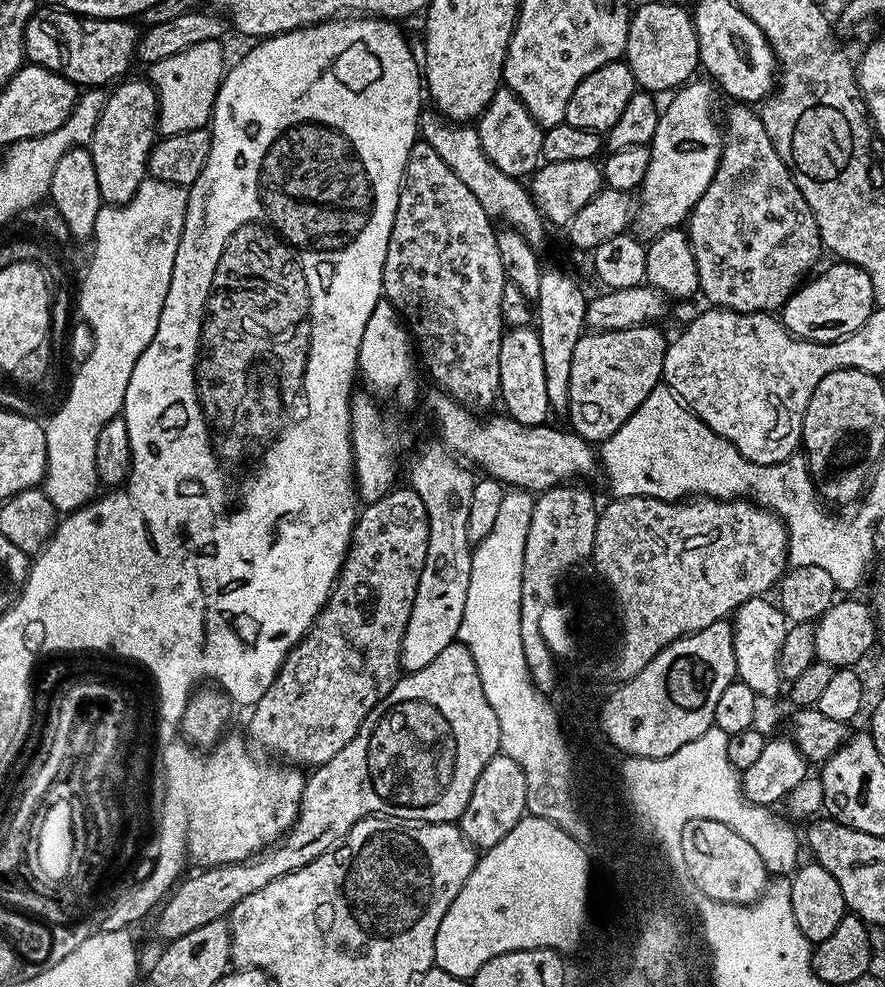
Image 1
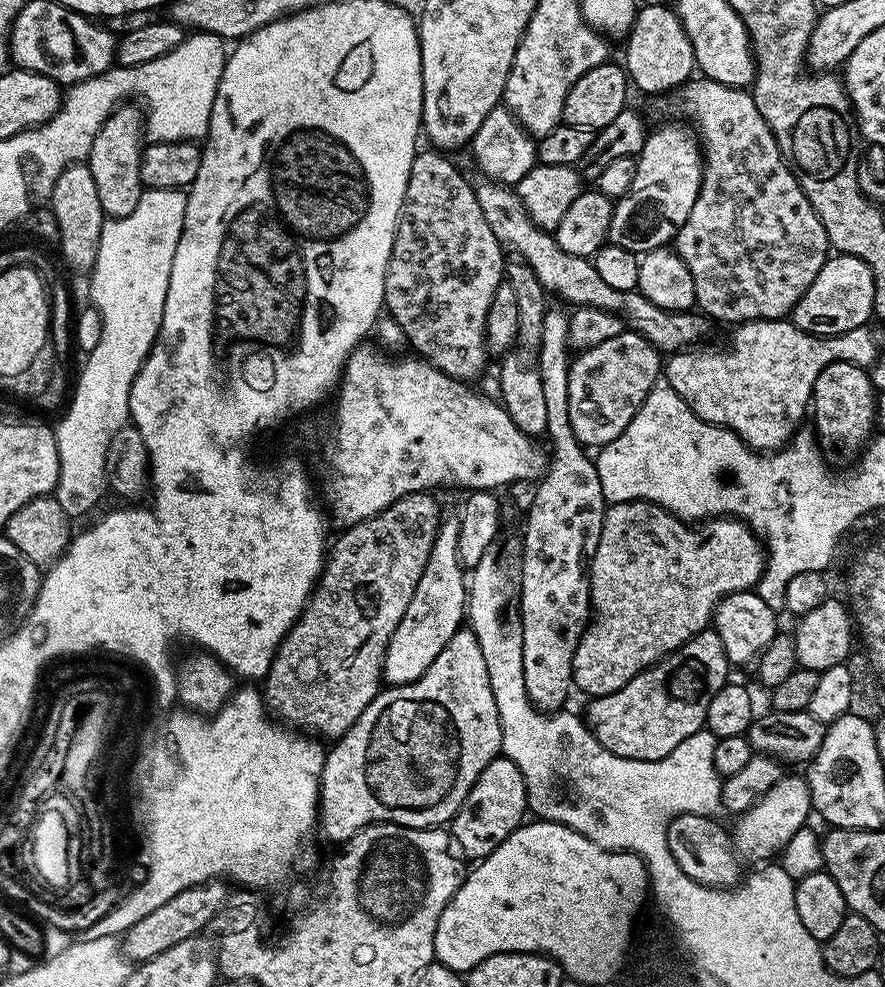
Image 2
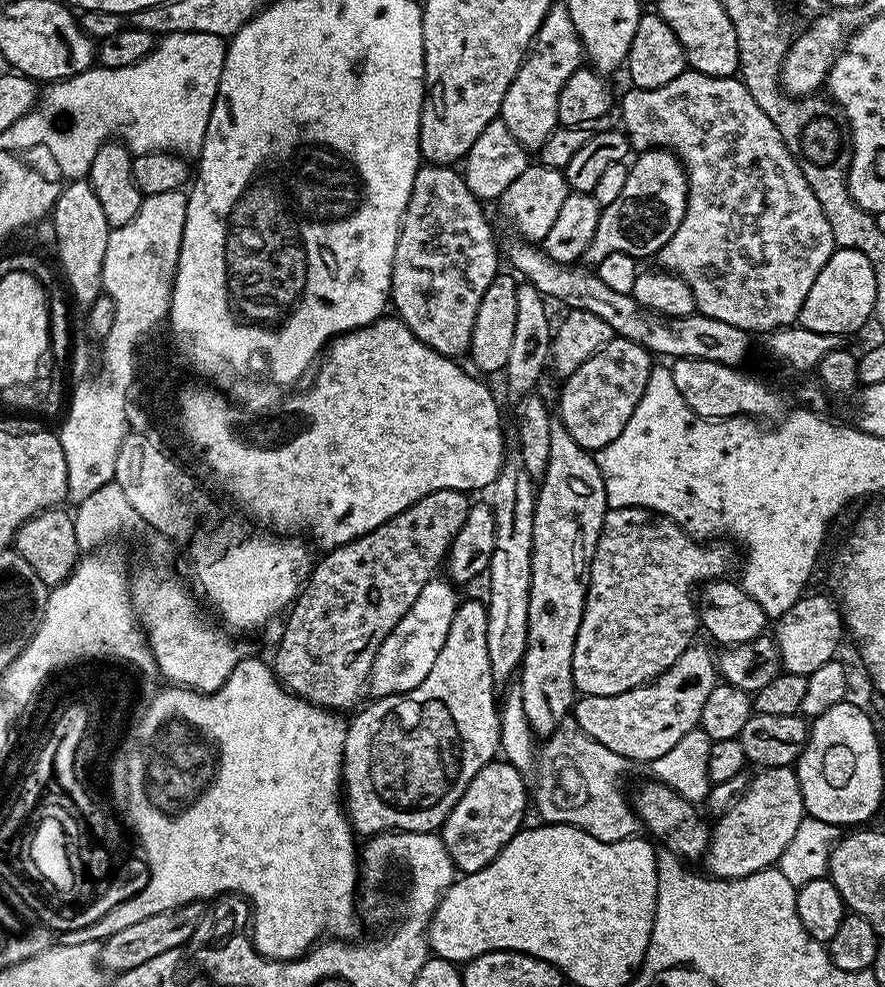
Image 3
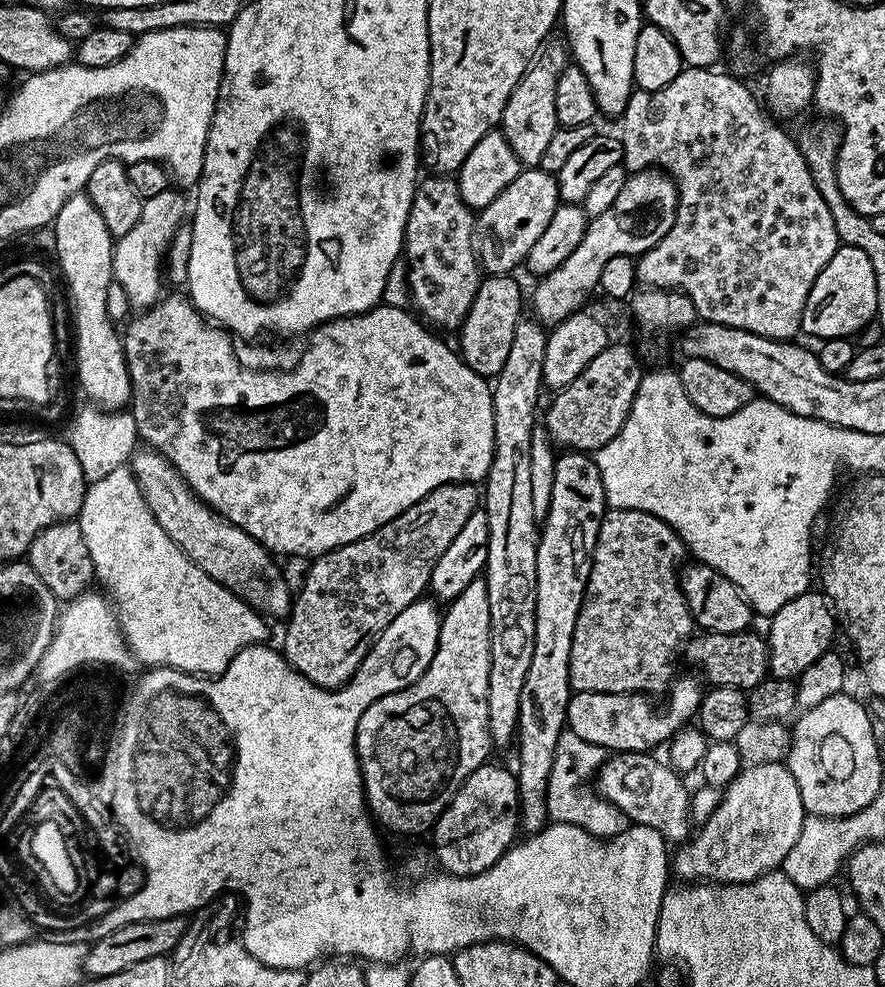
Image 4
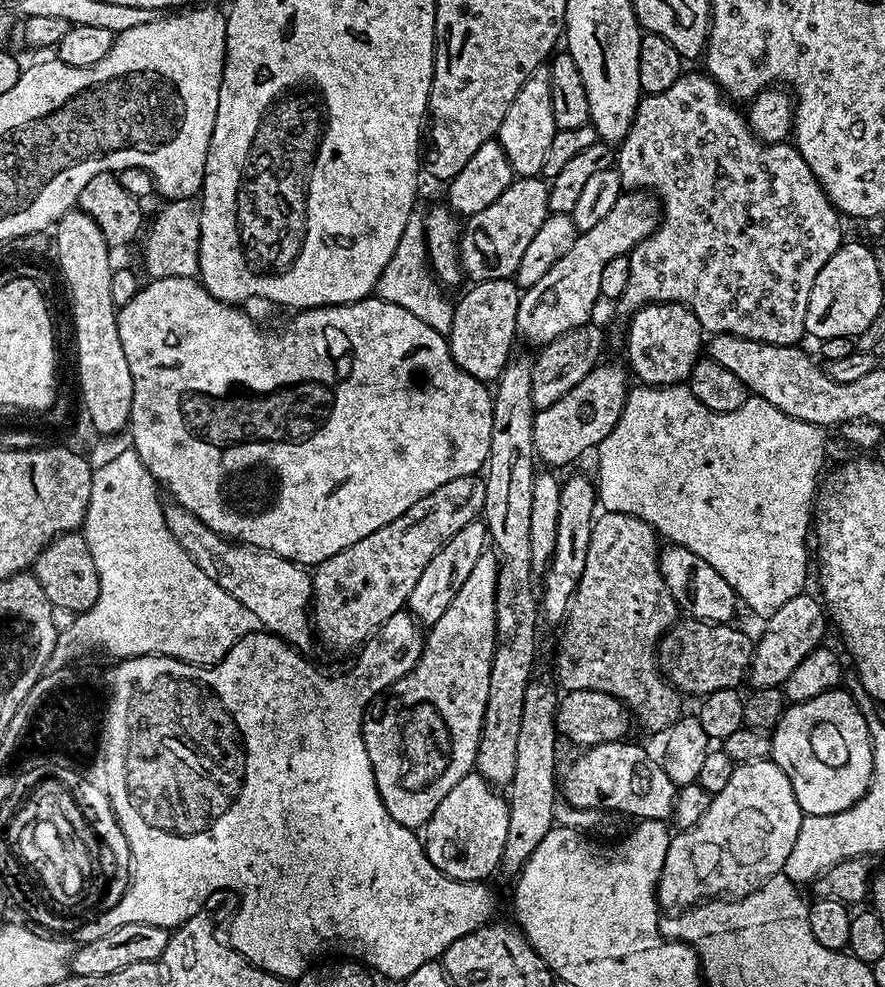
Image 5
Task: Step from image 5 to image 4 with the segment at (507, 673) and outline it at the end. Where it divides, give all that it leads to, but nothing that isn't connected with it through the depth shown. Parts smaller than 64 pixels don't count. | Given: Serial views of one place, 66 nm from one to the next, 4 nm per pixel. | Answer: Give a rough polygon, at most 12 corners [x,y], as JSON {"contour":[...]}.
{"contour":[[514,326],[494,377],[488,733],[513,743],[534,659],[531,430],[548,332]]}

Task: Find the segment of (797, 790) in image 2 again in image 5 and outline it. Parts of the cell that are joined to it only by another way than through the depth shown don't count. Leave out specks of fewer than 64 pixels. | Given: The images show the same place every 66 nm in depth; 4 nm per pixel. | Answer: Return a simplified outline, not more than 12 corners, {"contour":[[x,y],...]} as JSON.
{"contour":[[772,759],[737,764],[673,835],[664,910],[783,873],[802,813]]}

